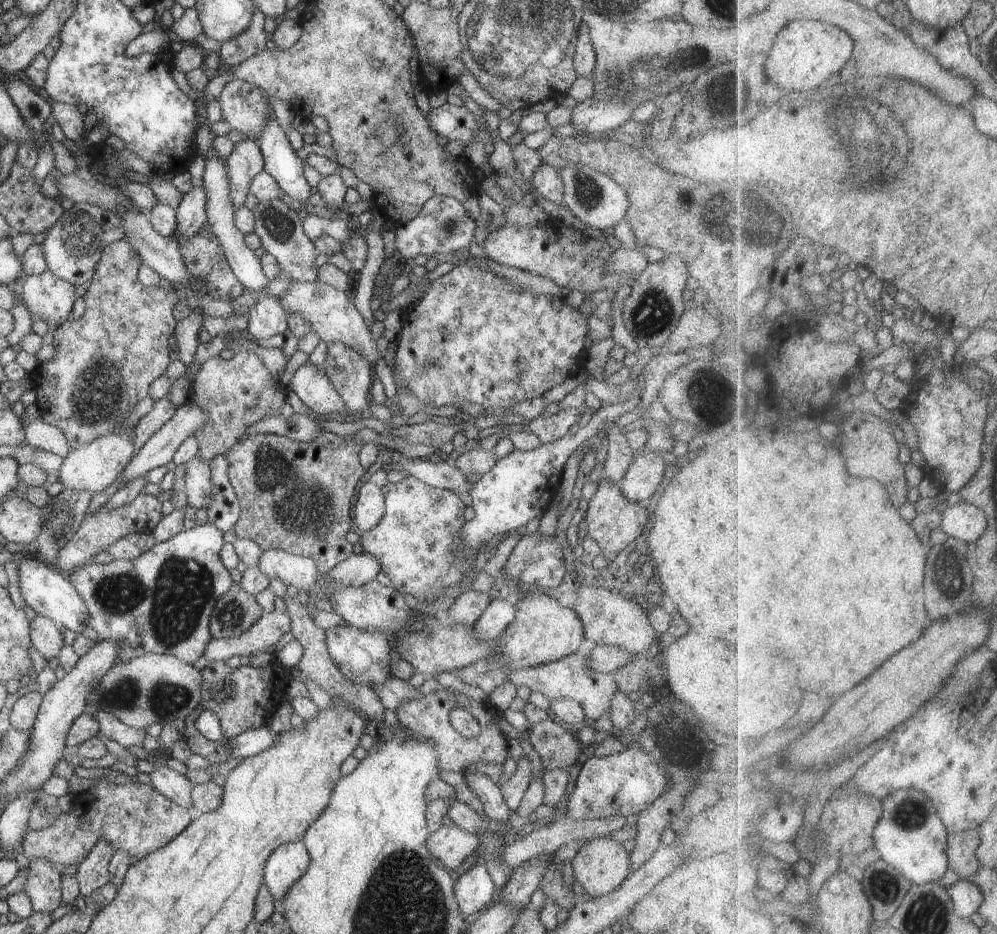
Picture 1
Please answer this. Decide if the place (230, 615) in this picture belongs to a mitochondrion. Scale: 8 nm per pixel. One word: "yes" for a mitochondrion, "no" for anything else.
yes

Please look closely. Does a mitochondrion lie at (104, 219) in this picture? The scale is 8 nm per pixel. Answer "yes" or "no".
no

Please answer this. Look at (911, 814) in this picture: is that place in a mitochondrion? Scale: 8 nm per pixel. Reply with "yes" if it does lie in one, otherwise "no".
yes

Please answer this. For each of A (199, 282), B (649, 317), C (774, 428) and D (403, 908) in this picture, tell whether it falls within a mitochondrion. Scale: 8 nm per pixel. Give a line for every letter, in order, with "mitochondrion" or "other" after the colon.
A: other
B: mitochondrion
C: other
D: mitochondrion

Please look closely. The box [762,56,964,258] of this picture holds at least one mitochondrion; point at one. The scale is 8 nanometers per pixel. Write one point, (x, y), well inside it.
(870, 160)

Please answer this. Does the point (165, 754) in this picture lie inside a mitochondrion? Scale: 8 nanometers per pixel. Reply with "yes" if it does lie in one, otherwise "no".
no

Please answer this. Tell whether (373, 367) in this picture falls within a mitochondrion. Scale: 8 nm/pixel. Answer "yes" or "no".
no

